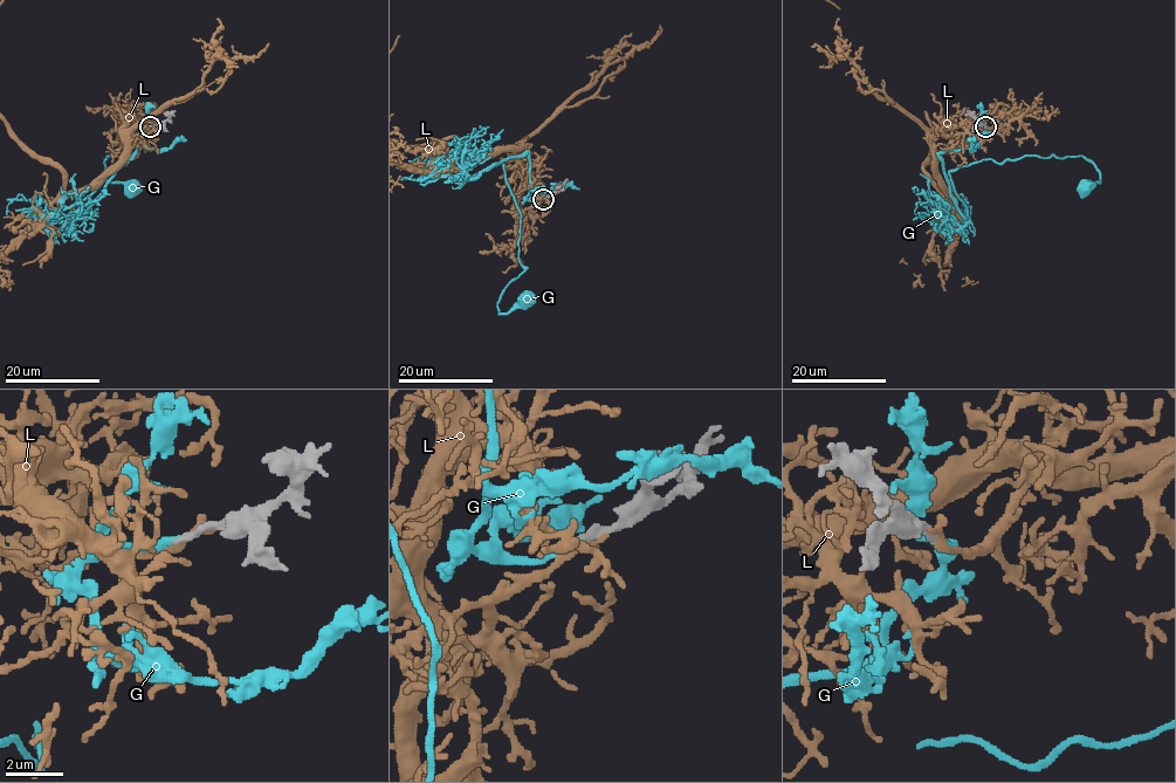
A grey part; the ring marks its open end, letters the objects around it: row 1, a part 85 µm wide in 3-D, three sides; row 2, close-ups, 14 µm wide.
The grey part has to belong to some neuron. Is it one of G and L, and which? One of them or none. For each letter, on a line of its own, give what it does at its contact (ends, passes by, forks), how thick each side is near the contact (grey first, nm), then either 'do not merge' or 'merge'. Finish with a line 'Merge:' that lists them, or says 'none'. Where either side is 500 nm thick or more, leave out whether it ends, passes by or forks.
G: it ends; calibres 220 and 200 nm; merge
L: it ends; calibres 320 and 360 nm; do not merge
Merge: G

